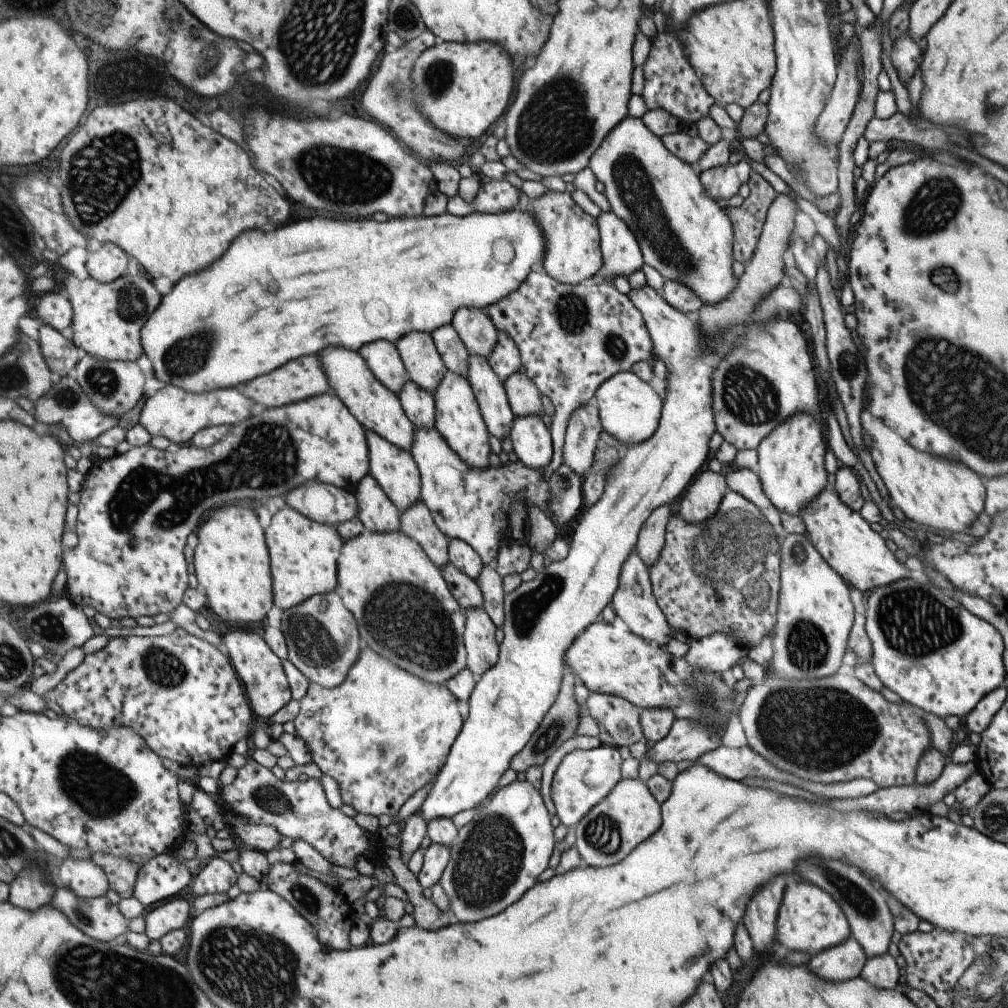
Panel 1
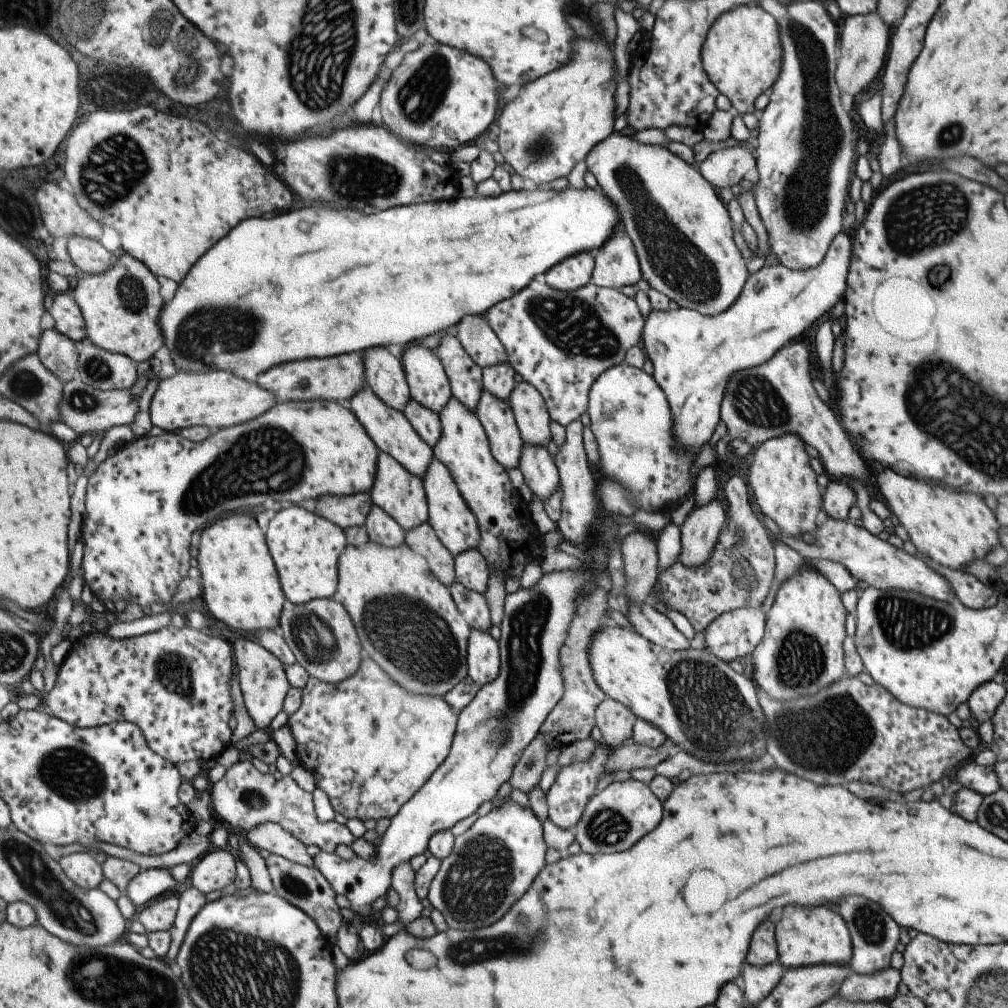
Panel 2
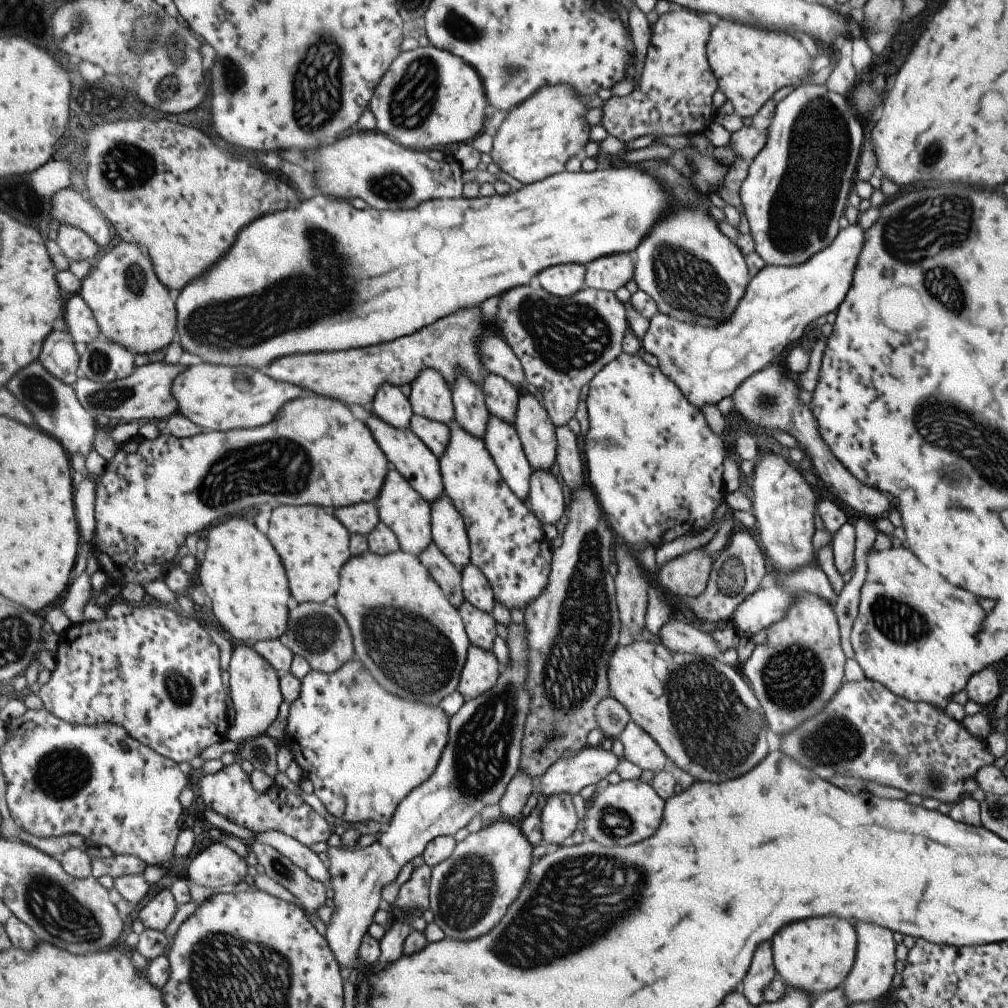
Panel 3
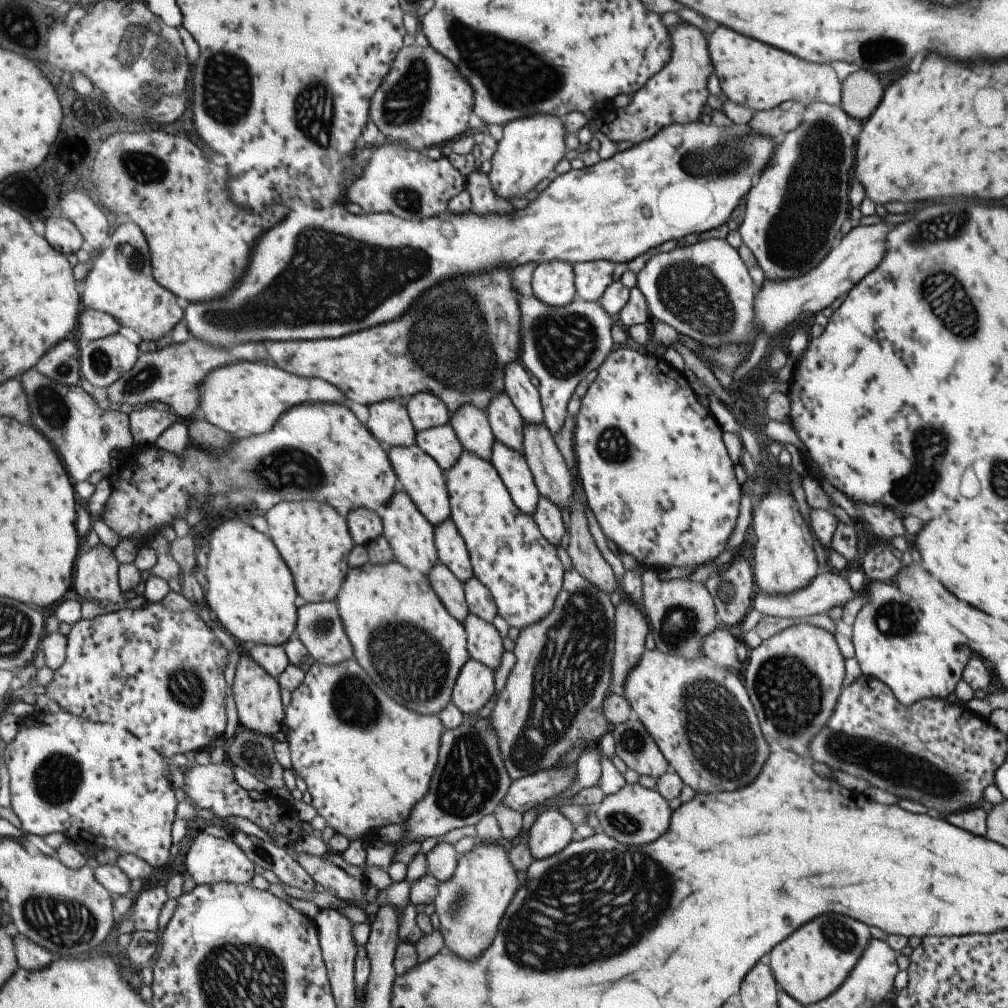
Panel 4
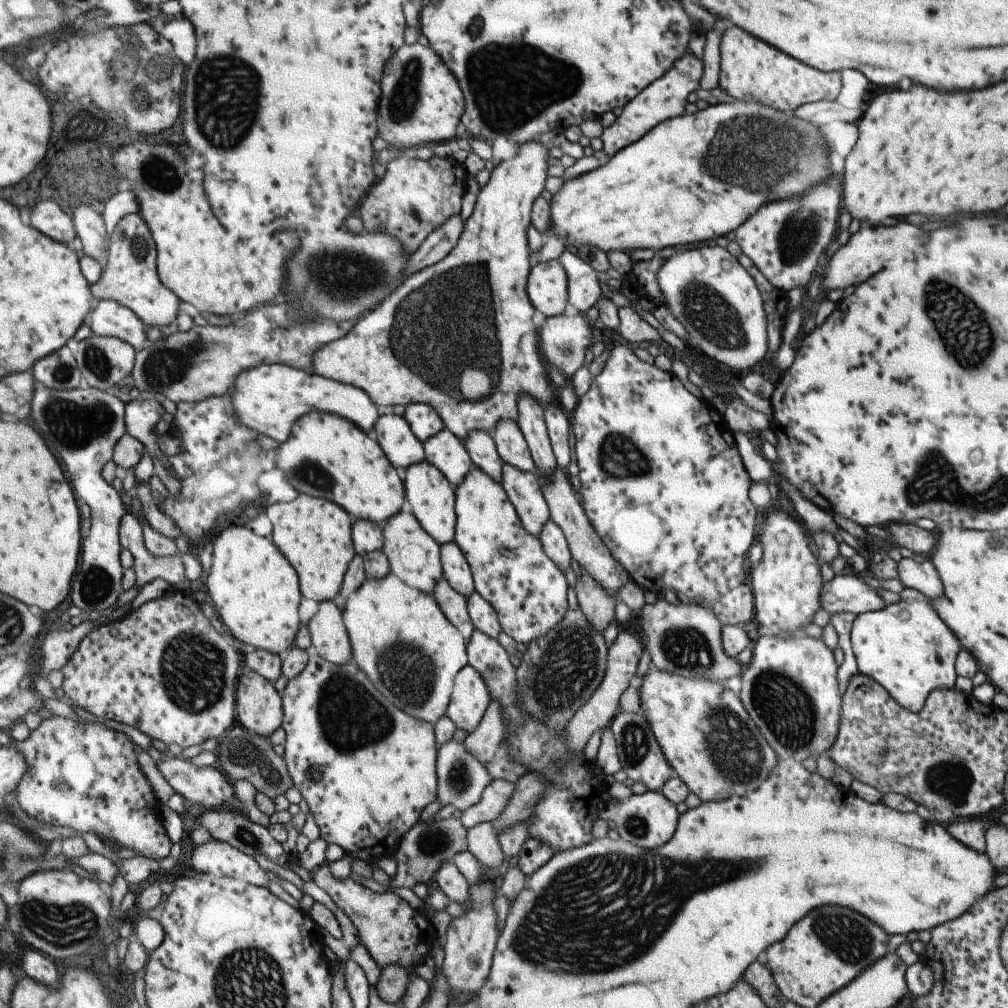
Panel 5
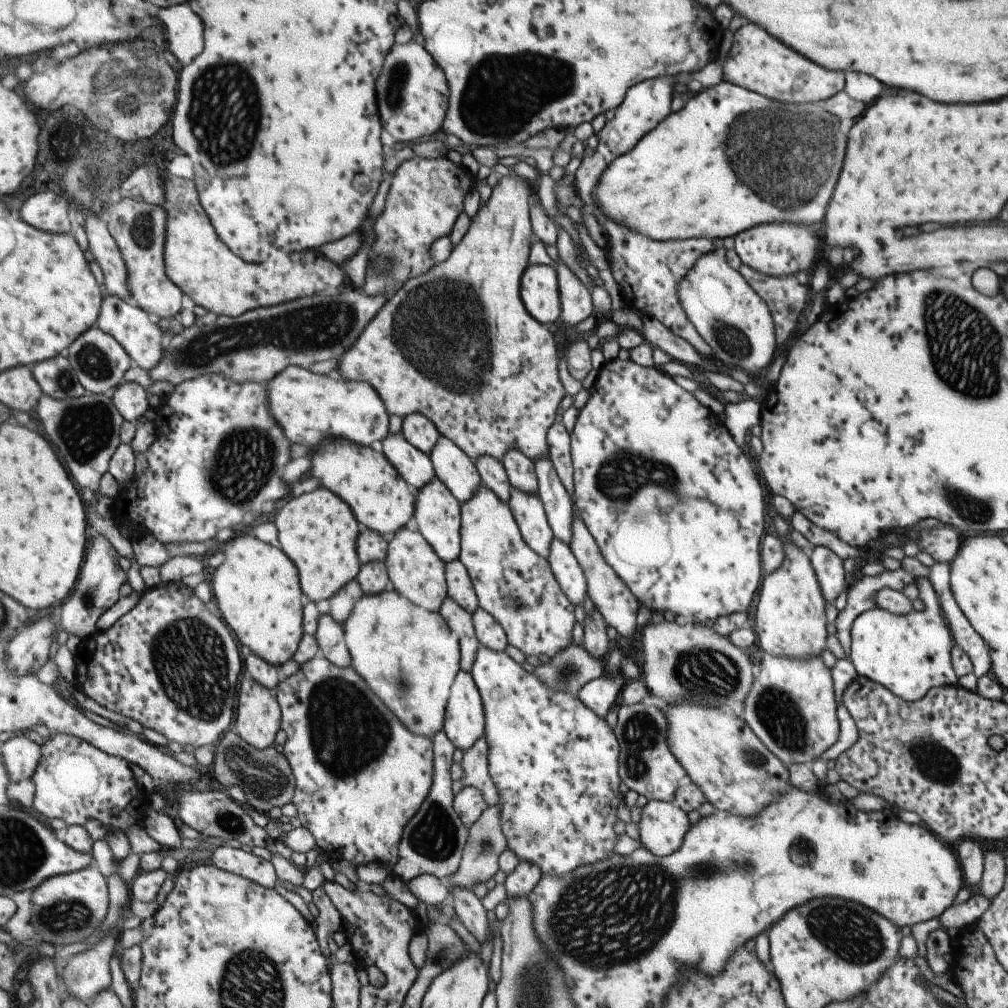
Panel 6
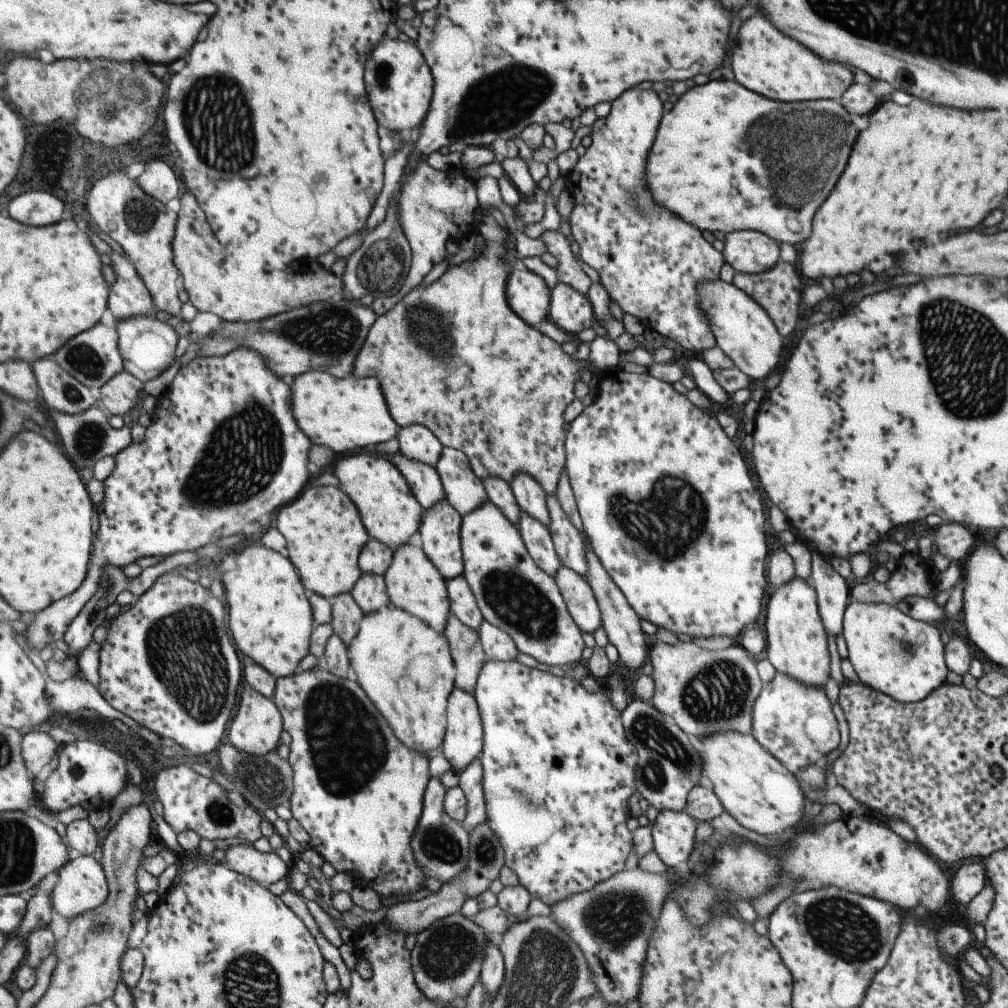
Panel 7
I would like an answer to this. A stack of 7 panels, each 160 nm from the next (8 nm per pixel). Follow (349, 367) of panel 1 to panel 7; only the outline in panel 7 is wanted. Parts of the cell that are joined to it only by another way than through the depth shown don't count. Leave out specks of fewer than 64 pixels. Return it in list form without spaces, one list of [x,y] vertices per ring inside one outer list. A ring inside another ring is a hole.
[[[443,497],[425,511],[419,538],[421,550],[448,582],[462,574],[462,554],[459,552],[459,513]]]

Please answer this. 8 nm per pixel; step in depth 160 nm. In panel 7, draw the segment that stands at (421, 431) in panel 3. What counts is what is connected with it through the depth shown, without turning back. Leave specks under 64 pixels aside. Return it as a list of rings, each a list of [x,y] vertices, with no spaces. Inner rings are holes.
[[[444,447],[434,469],[440,478],[444,497],[459,514],[467,514],[488,500],[482,480],[473,474],[467,457],[460,450]]]

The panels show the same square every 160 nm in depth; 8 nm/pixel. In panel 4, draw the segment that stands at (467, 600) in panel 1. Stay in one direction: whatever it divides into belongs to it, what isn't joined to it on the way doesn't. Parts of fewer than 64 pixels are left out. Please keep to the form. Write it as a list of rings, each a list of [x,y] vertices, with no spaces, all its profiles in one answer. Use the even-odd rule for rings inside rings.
[[[467,613],[462,620],[466,636],[466,649],[468,656],[482,665],[495,670],[498,667],[501,653],[502,636],[495,627],[474,614]]]

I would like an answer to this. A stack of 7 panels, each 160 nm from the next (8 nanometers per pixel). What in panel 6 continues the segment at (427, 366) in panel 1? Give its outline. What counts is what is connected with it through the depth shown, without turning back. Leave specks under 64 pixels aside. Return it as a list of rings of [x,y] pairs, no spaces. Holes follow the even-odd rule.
[[[409,413],[402,418],[400,433],[411,446],[426,455],[433,450],[440,436],[432,421],[419,413]]]

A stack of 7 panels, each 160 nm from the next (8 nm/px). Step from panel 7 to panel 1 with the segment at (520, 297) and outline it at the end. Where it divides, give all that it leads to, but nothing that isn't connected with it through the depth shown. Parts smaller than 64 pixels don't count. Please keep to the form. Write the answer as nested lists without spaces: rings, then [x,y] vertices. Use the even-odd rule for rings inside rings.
[[[571,189],[563,192],[545,191],[529,200],[528,210],[544,235],[542,267],[557,282],[574,285],[588,282],[602,268],[600,236],[594,217],[589,216],[573,199]]]

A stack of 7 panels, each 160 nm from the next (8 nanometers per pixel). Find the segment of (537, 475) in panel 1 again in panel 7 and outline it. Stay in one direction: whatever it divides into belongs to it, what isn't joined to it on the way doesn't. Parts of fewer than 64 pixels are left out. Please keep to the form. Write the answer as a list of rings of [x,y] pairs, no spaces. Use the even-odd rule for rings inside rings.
[[[461,574],[449,580],[447,591],[451,614],[460,619],[461,624],[468,629],[477,630],[483,618],[465,577]]]

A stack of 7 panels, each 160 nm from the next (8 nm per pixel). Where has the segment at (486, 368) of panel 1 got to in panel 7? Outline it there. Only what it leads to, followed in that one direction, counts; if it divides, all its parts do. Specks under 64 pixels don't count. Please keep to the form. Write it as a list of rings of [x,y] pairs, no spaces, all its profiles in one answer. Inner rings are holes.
[[[519,510],[517,528],[533,562],[543,572],[554,578],[560,560],[553,550],[548,528],[521,510]]]

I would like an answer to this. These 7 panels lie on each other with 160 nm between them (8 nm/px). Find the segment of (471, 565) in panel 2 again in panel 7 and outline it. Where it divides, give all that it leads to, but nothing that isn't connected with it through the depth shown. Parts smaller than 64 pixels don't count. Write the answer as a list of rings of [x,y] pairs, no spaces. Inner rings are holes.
[[[483,619],[475,631],[487,660],[510,661],[516,658],[518,650],[515,643],[496,626]]]

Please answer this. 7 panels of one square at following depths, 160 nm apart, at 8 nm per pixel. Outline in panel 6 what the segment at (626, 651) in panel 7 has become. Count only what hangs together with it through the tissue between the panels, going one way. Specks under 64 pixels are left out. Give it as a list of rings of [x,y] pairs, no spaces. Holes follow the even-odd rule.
[[[574,513],[570,522],[568,547],[582,570],[586,580],[586,594],[593,603],[594,608],[599,611],[607,626],[615,628],[616,632],[623,638],[631,639],[631,634],[637,630],[635,613],[638,600],[633,596],[629,588],[625,586],[625,583],[621,582],[621,579],[613,572],[613,569],[603,560],[592,534],[589,534],[589,531],[585,528],[581,517]]]

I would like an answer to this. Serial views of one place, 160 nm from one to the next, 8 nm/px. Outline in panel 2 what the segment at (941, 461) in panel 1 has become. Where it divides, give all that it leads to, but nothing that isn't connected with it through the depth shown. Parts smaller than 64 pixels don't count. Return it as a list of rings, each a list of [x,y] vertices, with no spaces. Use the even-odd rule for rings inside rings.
[[[885,469],[876,472],[875,480],[874,488],[882,494],[889,510],[906,530],[919,558],[924,552],[936,565],[959,570],[971,560],[982,559],[991,545],[998,544],[996,530],[999,524],[992,508],[981,496],[949,490]]]

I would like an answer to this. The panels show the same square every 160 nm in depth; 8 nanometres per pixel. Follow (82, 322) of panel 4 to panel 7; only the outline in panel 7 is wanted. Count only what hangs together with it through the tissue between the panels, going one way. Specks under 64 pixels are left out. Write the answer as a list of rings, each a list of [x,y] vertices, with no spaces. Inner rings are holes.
[[[141,315],[117,320],[116,329],[120,334],[120,353],[124,358],[124,368],[144,383],[161,376],[175,360],[175,350],[179,336],[175,328],[157,320],[154,315]]]

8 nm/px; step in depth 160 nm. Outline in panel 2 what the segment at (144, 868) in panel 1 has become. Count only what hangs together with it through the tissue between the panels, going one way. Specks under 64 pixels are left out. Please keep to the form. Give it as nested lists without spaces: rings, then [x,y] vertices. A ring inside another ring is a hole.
[[[165,867],[142,869],[125,888],[125,895],[129,896],[137,906],[147,906],[159,896],[171,892],[179,883],[181,884],[175,880],[171,869]]]

